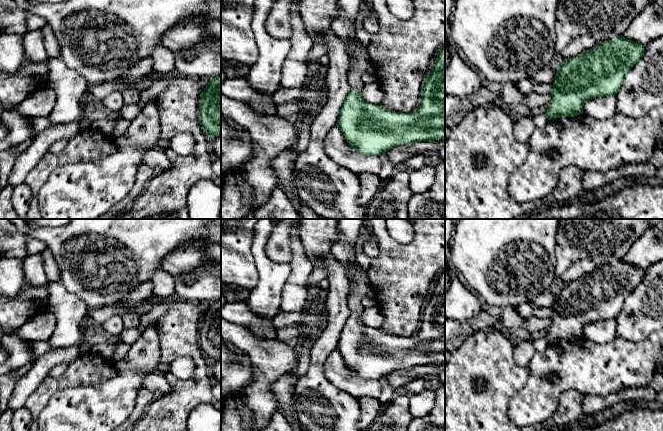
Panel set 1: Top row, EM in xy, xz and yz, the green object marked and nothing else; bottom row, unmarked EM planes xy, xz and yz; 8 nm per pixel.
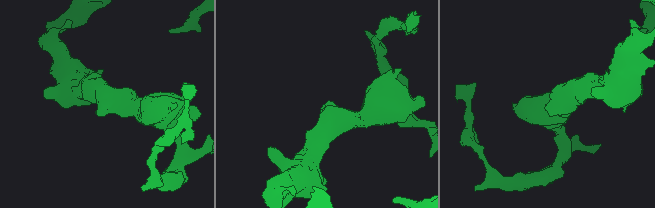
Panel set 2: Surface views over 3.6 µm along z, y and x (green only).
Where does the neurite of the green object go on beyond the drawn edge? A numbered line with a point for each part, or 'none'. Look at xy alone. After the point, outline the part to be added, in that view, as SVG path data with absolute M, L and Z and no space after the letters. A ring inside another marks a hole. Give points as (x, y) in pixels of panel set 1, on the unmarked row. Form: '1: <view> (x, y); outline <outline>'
none

